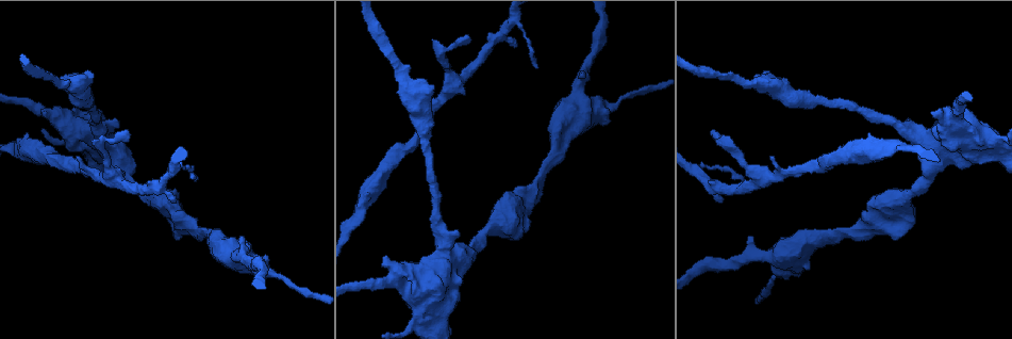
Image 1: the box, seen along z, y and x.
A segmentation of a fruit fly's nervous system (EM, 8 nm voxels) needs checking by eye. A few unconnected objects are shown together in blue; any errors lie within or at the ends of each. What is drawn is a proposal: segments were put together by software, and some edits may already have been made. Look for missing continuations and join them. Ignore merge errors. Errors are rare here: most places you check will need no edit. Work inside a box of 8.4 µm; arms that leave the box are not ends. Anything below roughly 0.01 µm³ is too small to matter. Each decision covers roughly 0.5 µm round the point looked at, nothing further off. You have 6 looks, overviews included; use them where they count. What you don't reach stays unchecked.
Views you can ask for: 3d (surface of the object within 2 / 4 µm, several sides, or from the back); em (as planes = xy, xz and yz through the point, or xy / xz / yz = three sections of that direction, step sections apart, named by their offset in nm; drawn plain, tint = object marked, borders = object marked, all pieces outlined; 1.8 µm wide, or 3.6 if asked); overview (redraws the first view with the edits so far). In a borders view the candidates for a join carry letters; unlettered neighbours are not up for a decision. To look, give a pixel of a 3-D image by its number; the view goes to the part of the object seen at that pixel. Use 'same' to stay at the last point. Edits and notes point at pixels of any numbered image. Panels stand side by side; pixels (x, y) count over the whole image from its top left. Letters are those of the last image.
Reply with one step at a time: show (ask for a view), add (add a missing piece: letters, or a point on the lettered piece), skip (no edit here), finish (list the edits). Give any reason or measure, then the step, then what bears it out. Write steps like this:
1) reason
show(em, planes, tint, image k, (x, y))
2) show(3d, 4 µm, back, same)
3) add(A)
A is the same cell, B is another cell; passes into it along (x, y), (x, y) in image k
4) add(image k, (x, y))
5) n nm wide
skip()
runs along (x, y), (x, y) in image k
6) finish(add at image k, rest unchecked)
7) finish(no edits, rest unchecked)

an open end
show(3d, 4 µm, image 1, (469, 40))

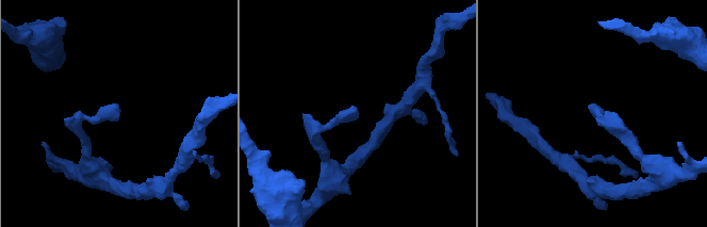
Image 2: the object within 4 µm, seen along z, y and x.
need the tissue
show(em, xy, step 16, borders, image 2, (358, 117))

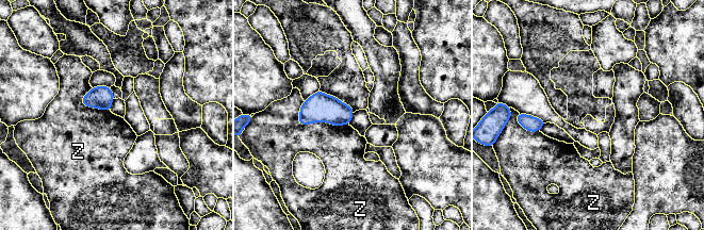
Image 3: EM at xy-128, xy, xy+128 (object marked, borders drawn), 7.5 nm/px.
another direction
show(em, xz, step 8, borders, same)

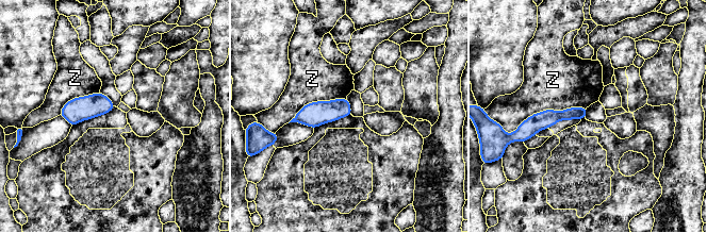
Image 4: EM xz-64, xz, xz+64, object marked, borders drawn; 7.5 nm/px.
100 nm wide
skip()
Z is another cell; border along (586, 107), (536, 112), (515, 129) in image 4; none of them fits

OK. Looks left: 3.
an open end
show(em, 3.6 µm, xy, step 4, borders, image 1, (723, 201))

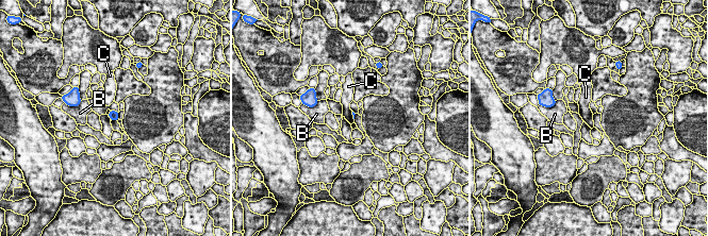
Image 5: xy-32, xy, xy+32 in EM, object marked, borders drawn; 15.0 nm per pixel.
show(em, 3.6 µm, yz, step 16, borders, same)

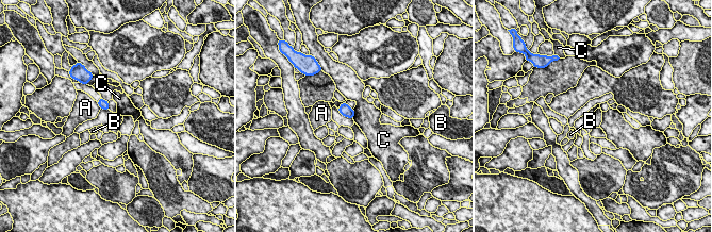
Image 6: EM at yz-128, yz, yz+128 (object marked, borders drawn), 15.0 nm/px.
C touches over 140 nm
skip()
A, B and C are other cells; border along (352, 109), (353, 117) in image 6; none of them fits

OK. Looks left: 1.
finish(no edits, rest unchecked)

